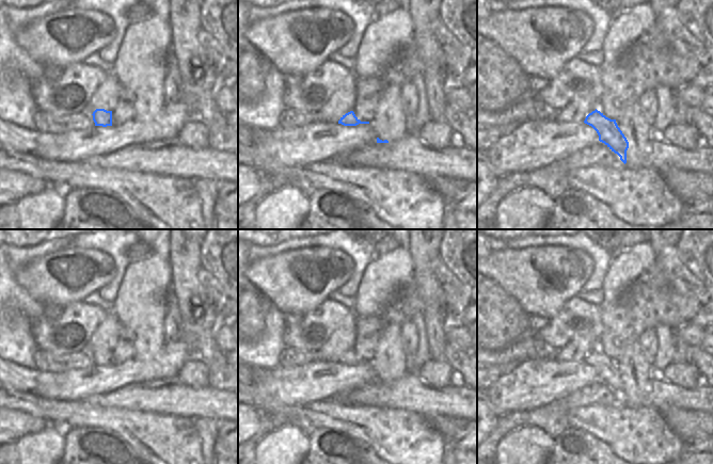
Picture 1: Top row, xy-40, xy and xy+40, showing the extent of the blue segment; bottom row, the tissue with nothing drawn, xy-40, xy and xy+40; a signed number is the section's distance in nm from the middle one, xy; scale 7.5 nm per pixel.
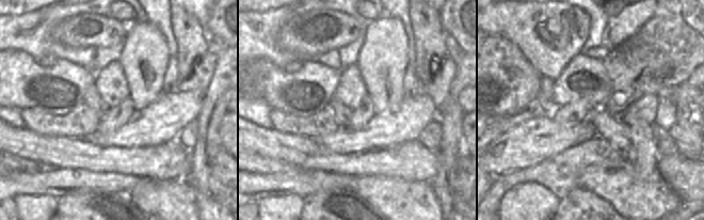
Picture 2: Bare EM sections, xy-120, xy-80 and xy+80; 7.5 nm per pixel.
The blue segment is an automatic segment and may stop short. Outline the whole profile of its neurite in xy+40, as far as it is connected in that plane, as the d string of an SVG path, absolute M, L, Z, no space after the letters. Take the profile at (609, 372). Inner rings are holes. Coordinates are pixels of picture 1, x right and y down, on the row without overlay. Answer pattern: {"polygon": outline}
{"polygon": "M596 348L586 355L584 362L597 370L600 381L604 382L612 390L617 393L624 403L627 402L629 381L618 366L616 358L606 356Z"}

